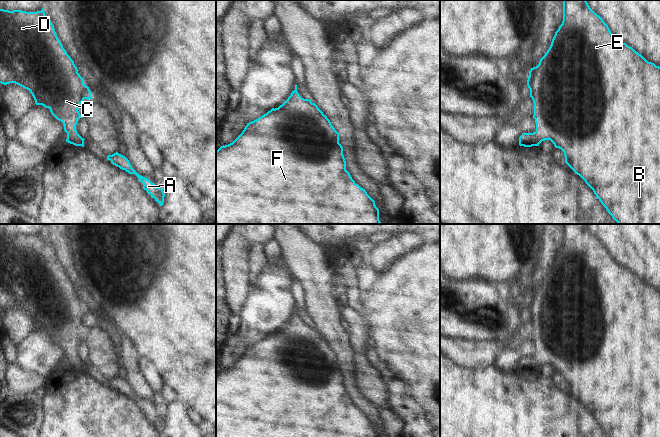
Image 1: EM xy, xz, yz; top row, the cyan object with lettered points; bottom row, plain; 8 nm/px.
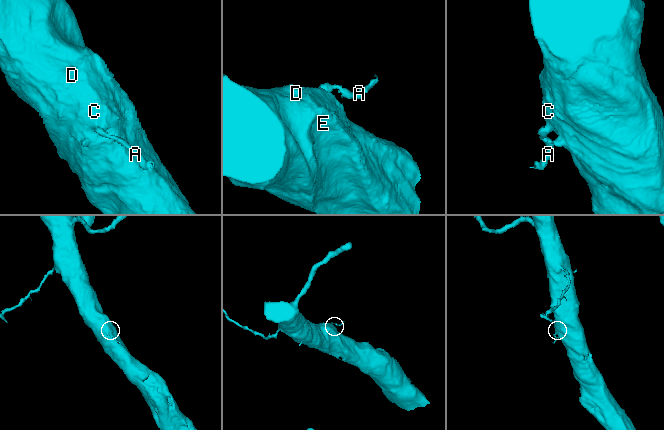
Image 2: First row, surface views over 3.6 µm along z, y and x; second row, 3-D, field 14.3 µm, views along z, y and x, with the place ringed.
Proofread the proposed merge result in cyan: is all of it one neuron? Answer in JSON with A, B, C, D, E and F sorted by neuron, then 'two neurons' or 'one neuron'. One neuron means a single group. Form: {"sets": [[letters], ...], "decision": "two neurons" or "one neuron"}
{"sets": [["A", "B", "C", "D", "E", "F"]], "decision": "one neuron"}

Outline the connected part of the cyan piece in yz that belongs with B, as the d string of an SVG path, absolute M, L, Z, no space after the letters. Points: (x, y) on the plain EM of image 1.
M563 224L563 245L552 263L551 269L545 279L540 283L539 288L529 295L527 310L530 313L530 321L534 327L534 339L536 347L536 355L533 357L523 357L519 361L519 369L524 371L539 370L542 365L550 364L555 372L559 372L564 376L565 387L579 399L585 407L593 414L596 422L606 432L608 437L660 437L660 291L652 286L648 286L641 278L636 276L626 267L621 266L610 255L608 249L603 243L597 239L588 229L586 224Z

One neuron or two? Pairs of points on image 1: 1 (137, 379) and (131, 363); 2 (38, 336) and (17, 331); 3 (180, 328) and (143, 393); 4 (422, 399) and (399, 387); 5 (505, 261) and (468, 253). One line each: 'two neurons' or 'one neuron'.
1: one neuron
2: two neurons
3: two neurons
4: two neurons
5: one neuron

